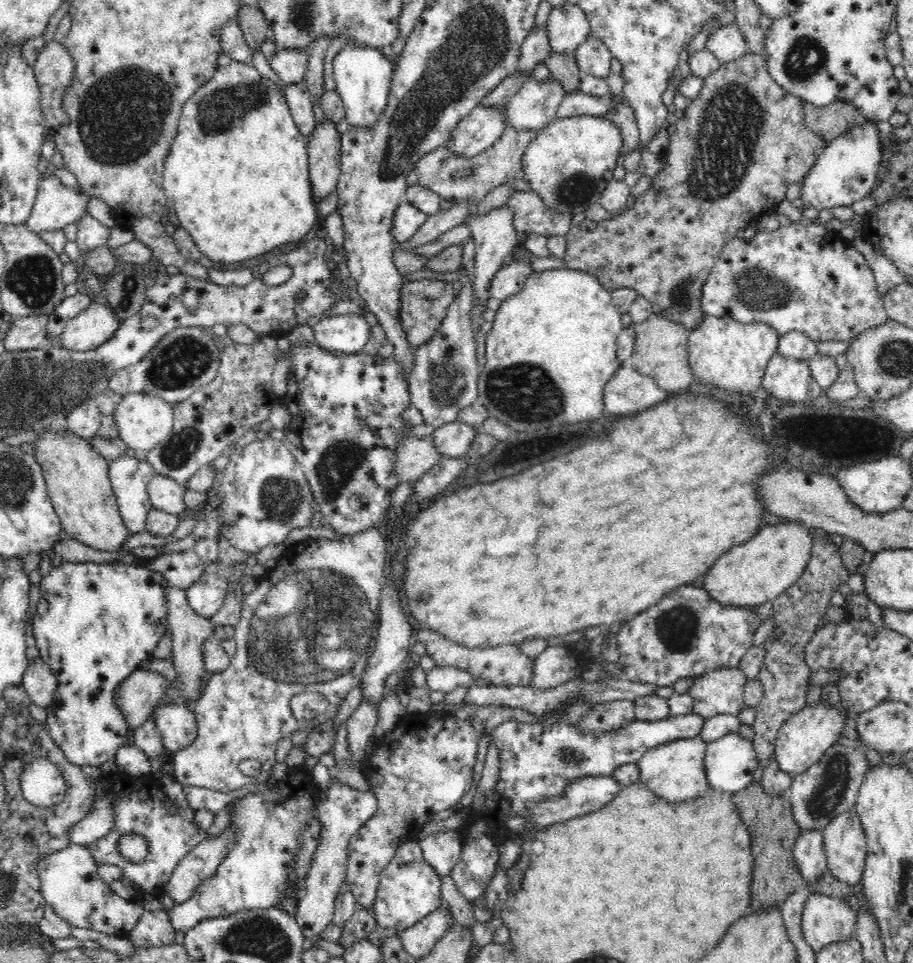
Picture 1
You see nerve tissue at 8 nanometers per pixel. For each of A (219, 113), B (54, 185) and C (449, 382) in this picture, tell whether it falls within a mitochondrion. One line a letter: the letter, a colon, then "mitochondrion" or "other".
A: mitochondrion
B: other
C: mitochondrion

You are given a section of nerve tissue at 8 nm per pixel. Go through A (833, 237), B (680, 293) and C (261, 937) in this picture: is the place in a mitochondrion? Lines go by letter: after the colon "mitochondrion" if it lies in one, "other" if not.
A: other
B: mitochondrion
C: mitochondrion

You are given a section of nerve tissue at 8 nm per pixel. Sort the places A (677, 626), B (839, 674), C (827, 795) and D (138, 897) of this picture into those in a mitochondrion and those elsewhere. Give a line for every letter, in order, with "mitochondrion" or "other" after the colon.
A: mitochondrion
B: other
C: mitochondrion
D: other

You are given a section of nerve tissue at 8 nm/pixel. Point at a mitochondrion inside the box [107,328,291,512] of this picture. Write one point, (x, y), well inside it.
(176, 365)

